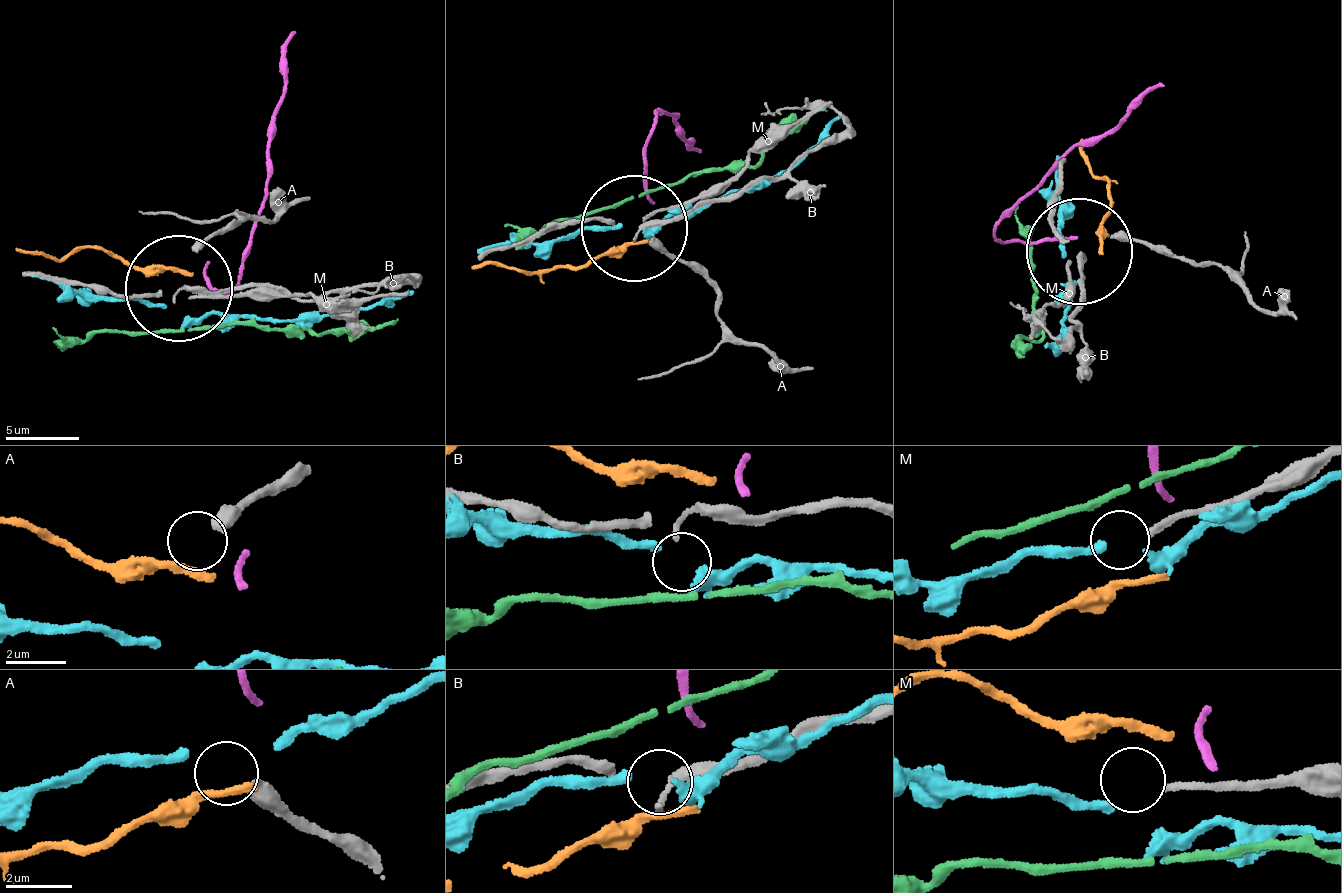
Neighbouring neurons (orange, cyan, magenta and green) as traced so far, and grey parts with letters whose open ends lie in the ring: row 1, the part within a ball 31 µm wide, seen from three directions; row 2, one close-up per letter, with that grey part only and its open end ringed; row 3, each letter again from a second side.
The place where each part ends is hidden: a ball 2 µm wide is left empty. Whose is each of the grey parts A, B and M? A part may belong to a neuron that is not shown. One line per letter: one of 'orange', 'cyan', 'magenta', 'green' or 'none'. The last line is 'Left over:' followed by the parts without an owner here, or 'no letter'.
A: none
B: none
M: none
Left over: A, B, M

